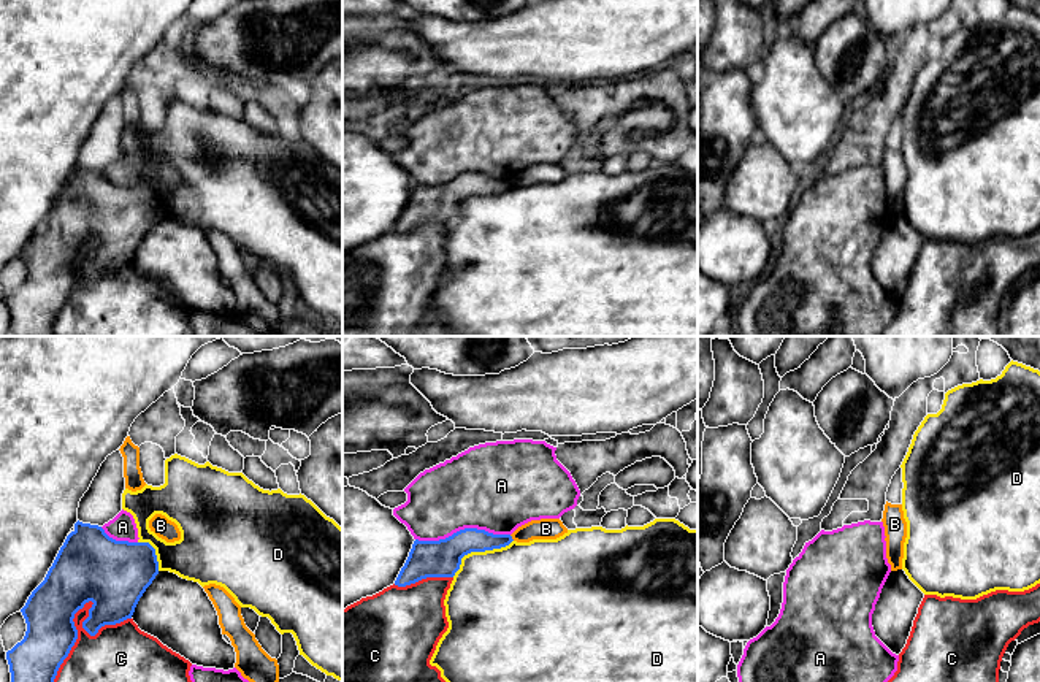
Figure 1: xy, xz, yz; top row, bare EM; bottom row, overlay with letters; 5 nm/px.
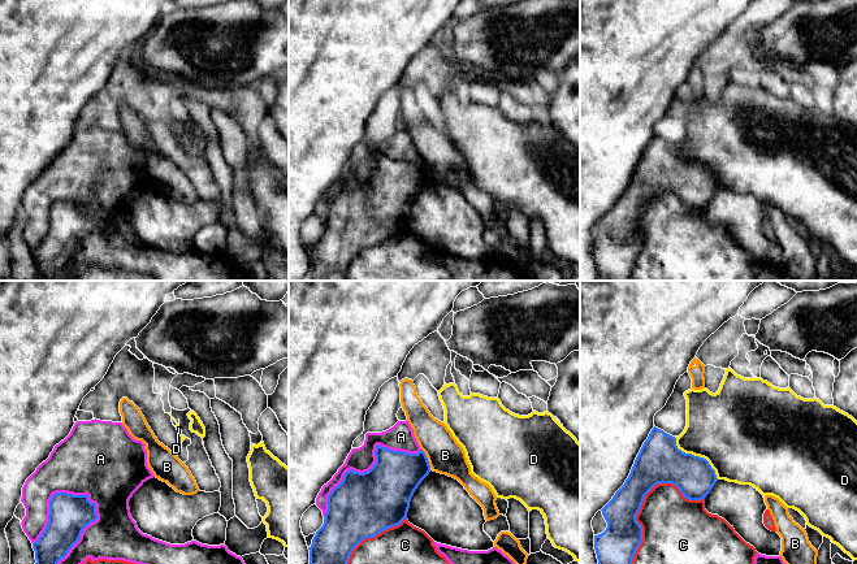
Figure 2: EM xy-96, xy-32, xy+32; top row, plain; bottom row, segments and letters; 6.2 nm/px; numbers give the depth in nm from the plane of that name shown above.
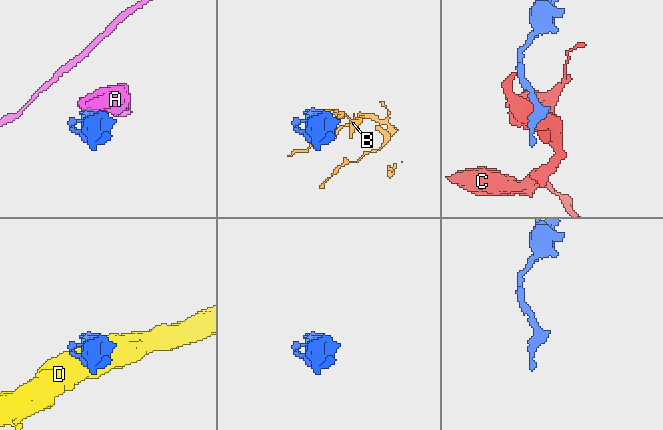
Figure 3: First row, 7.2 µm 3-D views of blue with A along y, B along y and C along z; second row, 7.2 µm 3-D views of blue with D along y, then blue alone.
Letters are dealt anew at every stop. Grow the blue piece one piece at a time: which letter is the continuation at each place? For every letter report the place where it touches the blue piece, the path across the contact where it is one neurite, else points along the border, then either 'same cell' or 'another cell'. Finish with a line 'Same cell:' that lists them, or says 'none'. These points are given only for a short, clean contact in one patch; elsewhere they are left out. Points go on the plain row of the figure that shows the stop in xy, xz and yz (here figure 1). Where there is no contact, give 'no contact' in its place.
A: contact xz (462, 175); another cell
B: contact xz (511, 183); border xz (509, 180), (514, 184); another cell
C: contact xy (81, 252); another cell
D: contact xz (477, 195); another cell
Same cell: none

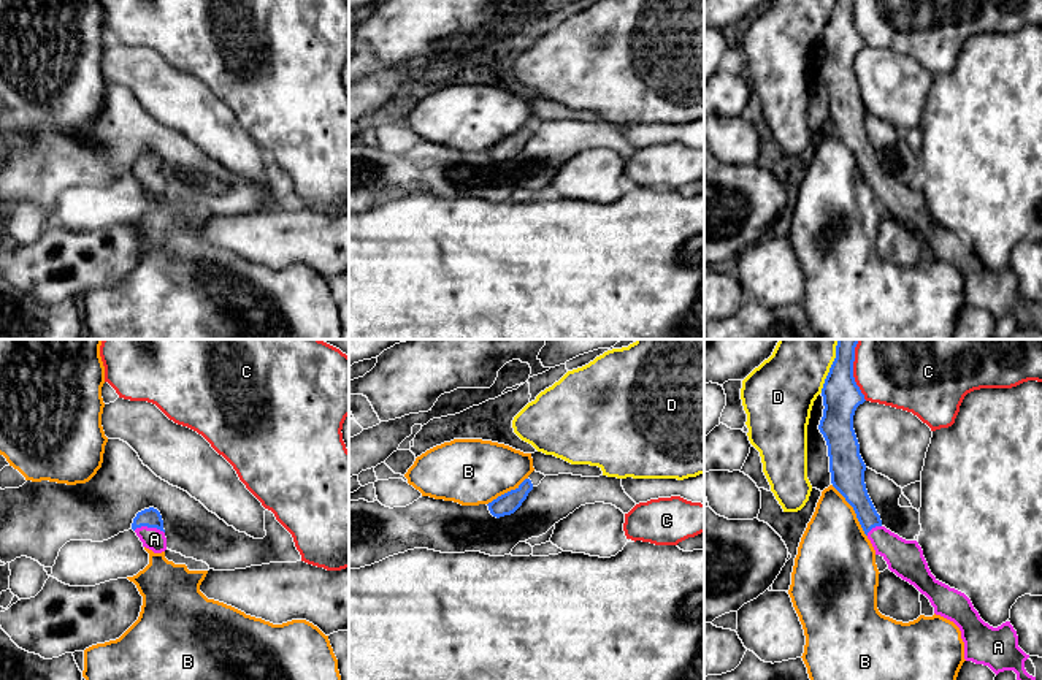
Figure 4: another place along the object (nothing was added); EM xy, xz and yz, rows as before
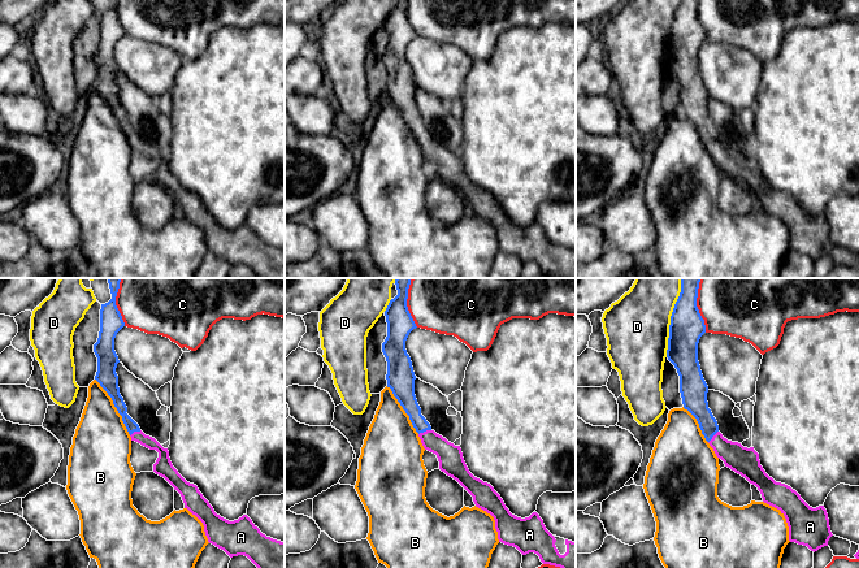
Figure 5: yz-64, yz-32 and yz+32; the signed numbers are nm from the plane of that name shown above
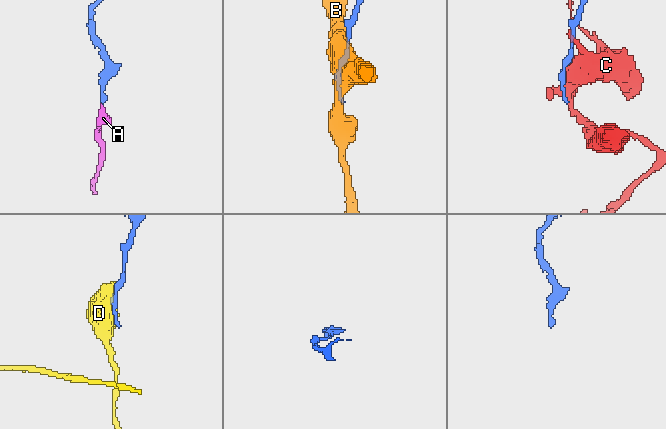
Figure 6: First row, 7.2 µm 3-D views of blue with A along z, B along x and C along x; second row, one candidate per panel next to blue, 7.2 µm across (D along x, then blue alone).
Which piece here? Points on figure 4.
A: contact xy (149, 171); way xy (151, 162), (149, 171), (154, 184); same cell
B: contact yz (854, 154); another cell
C: contact yz (854, 22); another cell
D: contact yz (828, 19); another cell
Same cell: A

